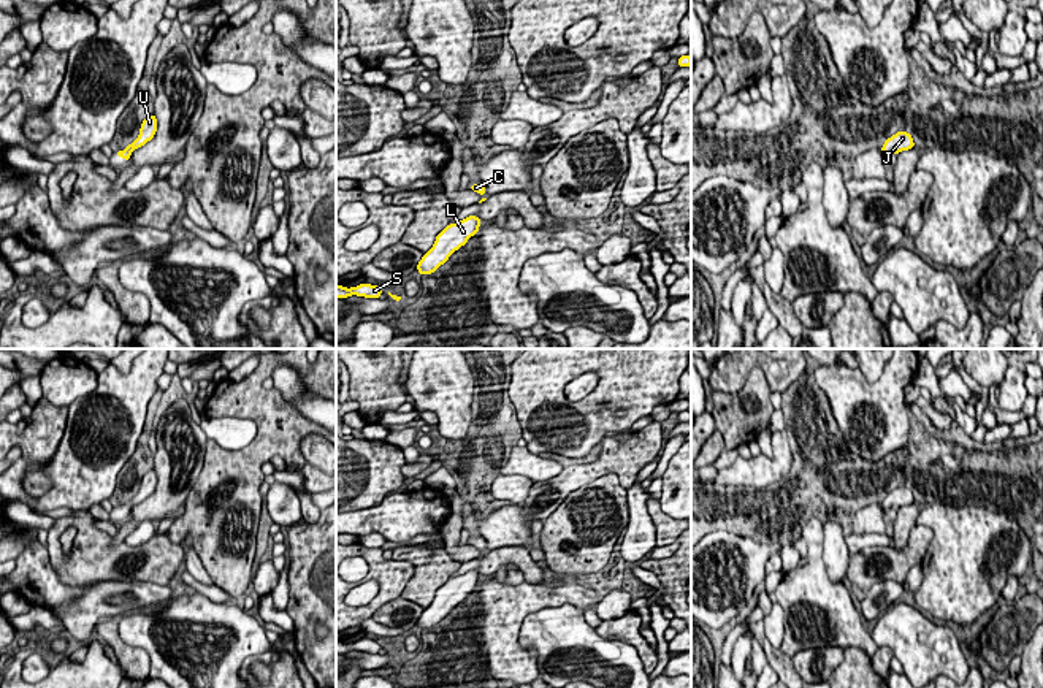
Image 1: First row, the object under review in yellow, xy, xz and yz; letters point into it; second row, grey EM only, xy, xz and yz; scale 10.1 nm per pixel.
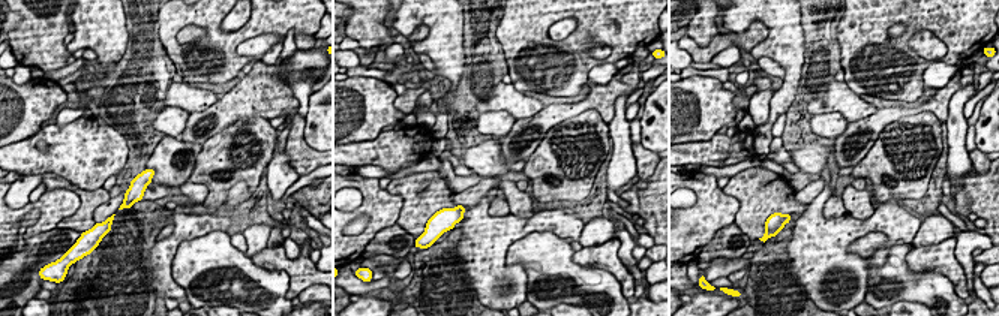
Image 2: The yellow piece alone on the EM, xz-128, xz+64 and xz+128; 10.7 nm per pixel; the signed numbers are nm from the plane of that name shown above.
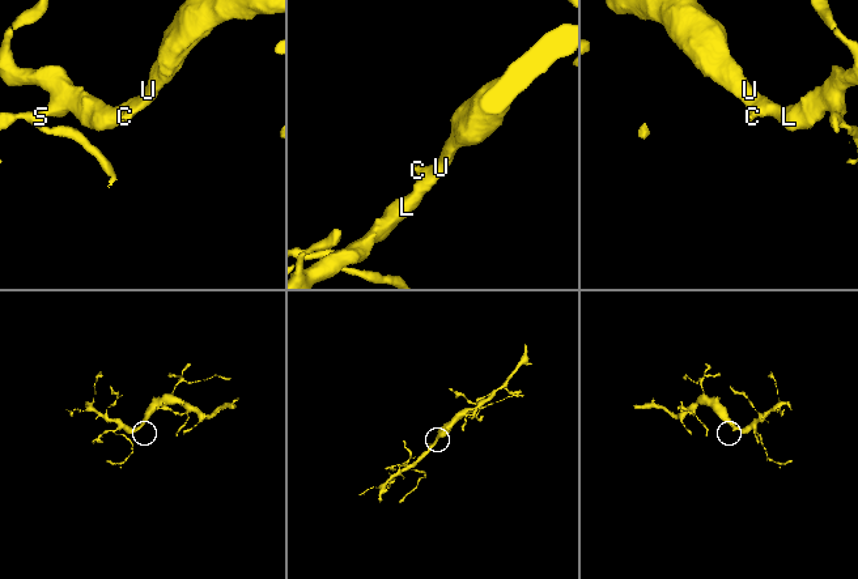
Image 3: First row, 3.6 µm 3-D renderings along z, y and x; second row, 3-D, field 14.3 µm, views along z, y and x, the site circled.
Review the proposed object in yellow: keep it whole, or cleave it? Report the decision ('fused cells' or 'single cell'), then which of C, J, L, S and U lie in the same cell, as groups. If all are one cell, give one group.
single cell; C J L S U

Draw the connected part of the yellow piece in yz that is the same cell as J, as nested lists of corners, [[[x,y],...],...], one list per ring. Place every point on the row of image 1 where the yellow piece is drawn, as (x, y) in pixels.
[[[900,130],[884,141],[884,144],[881,146],[881,152],[889,155],[891,154],[897,155],[900,151],[908,151],[913,147],[915,147],[915,143],[911,135]]]

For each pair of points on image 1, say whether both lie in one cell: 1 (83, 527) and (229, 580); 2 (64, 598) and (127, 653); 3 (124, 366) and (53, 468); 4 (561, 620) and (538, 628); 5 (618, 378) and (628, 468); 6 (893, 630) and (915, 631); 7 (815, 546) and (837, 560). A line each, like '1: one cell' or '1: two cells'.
1: two cells
2: two cells
3: two cells
4: one cell
5: two cells
6: one cell
7: two cells

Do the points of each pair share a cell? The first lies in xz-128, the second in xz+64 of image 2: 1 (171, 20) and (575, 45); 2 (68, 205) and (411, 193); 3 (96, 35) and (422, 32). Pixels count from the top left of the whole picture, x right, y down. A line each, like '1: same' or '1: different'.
1: same
2: different
3: different

